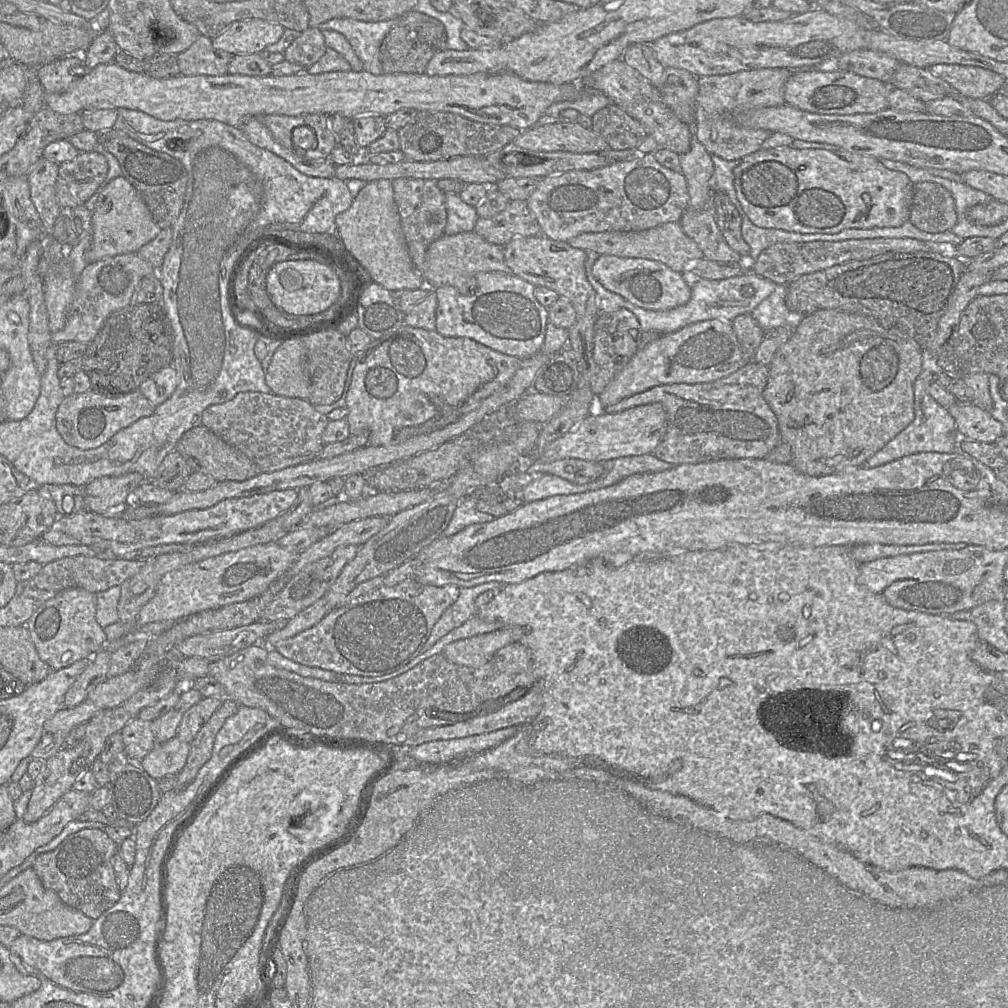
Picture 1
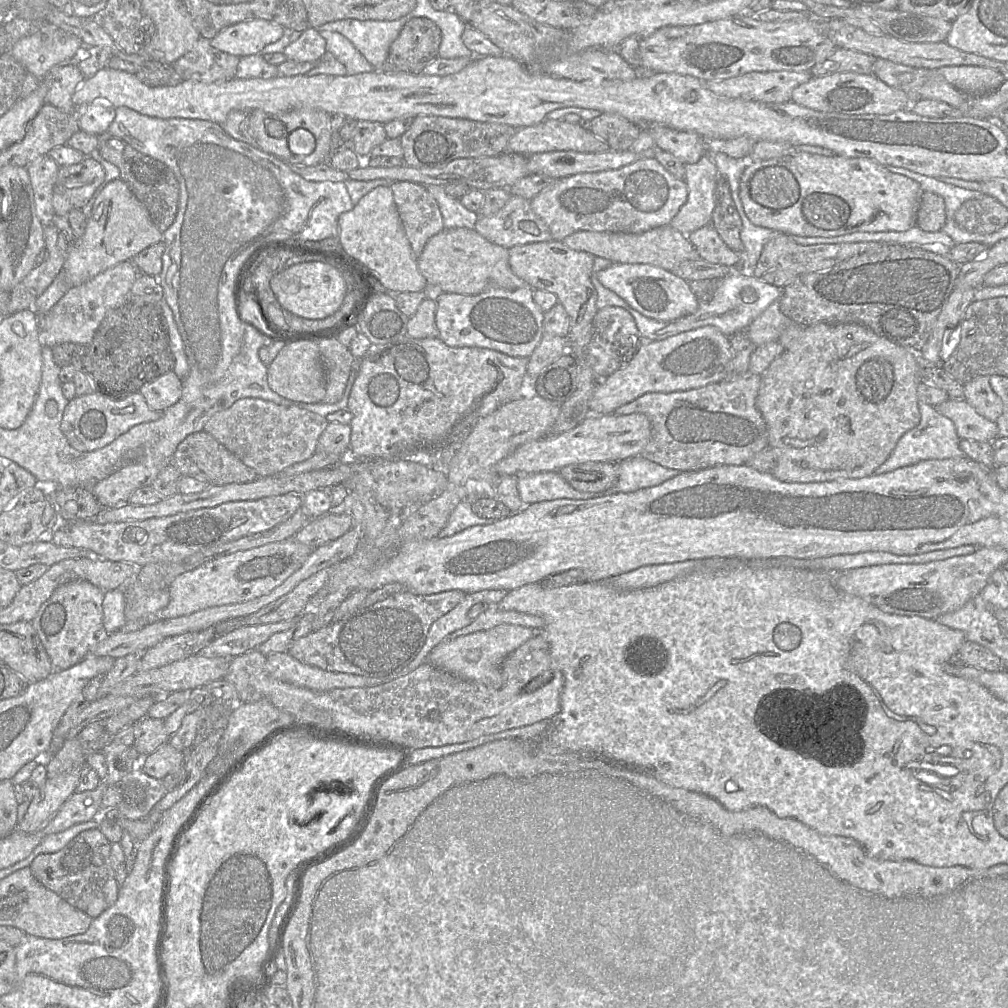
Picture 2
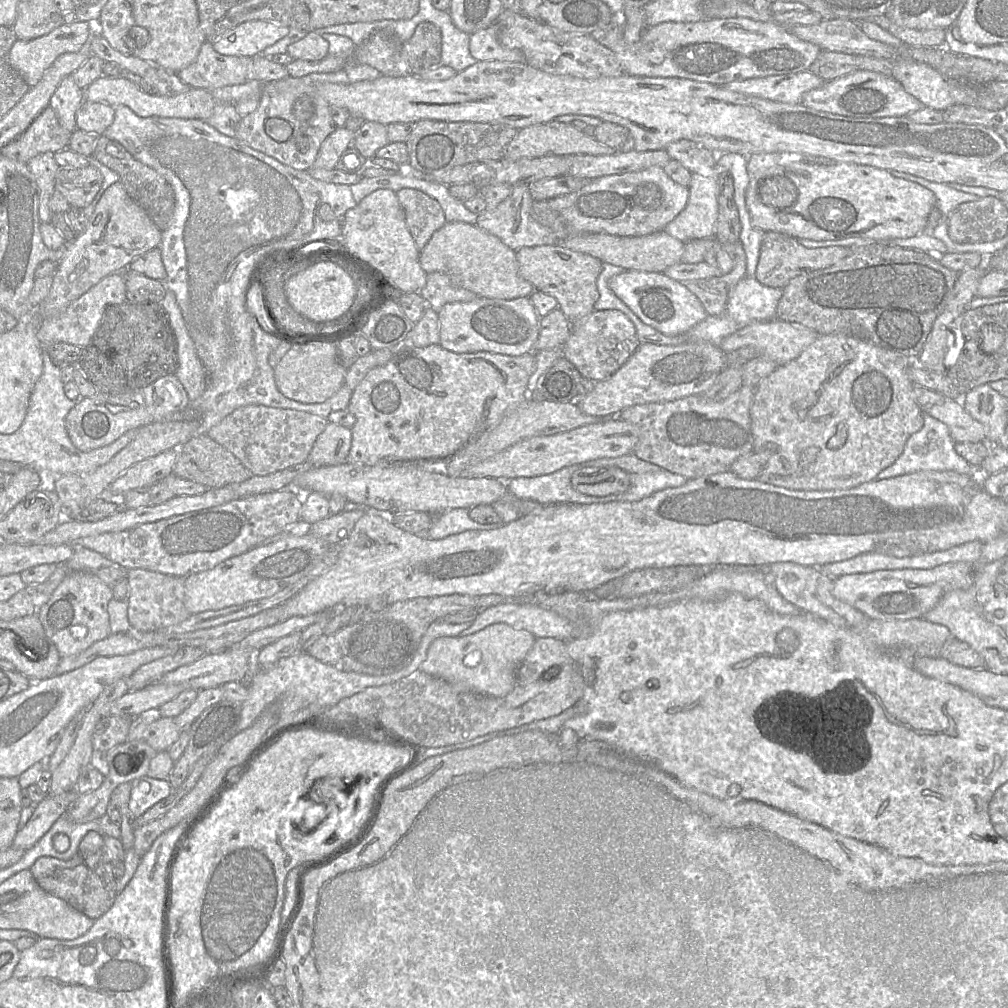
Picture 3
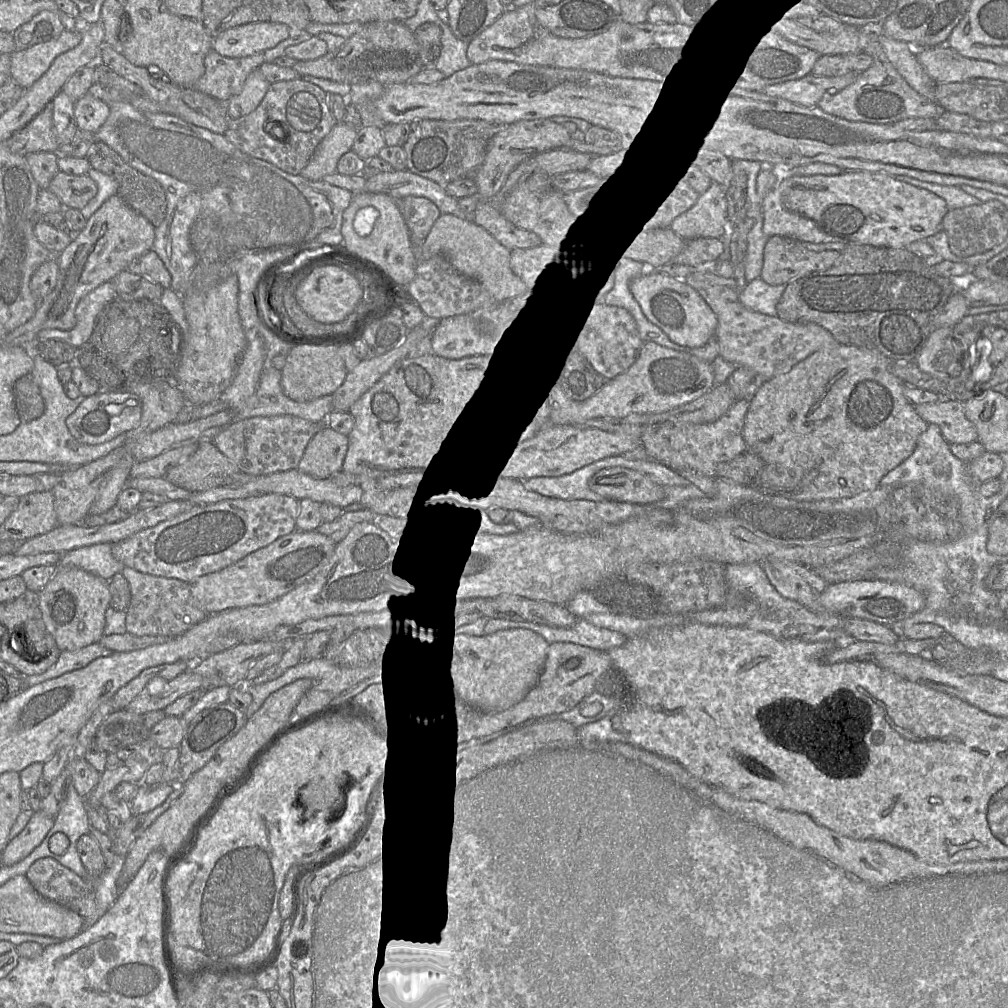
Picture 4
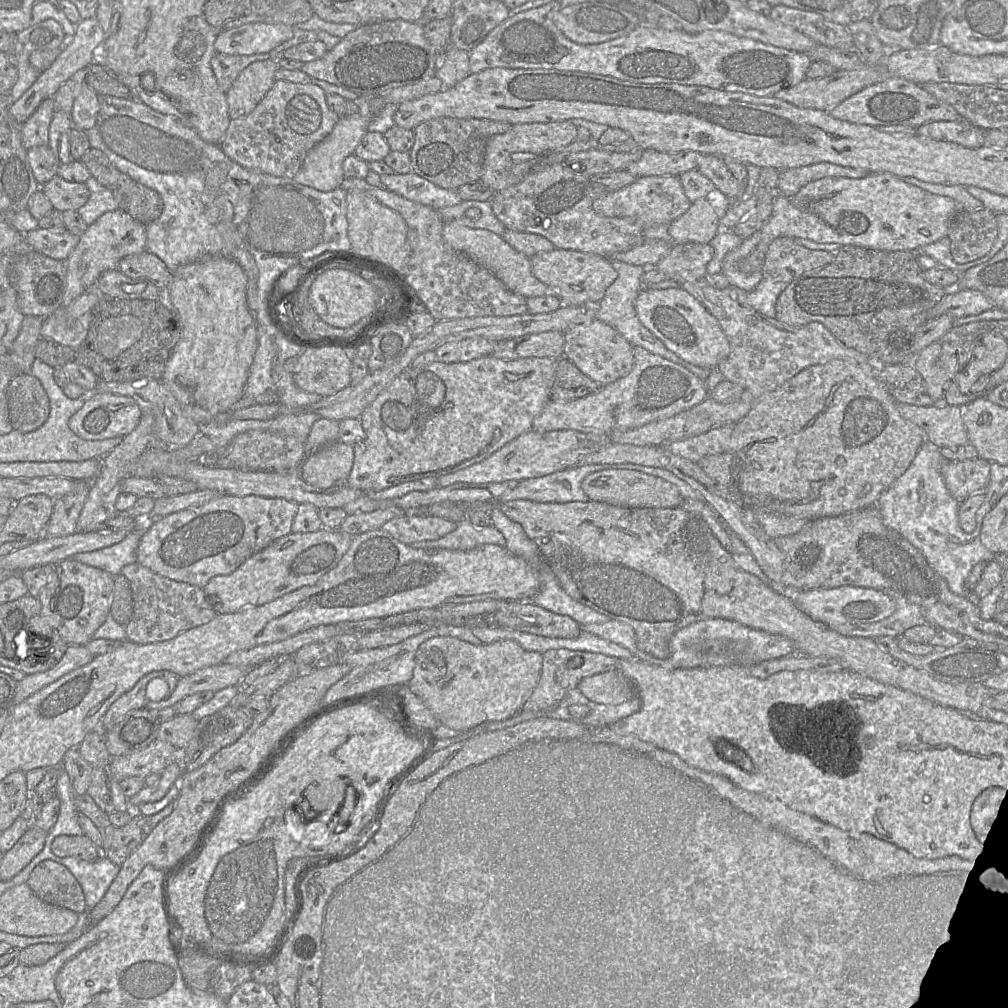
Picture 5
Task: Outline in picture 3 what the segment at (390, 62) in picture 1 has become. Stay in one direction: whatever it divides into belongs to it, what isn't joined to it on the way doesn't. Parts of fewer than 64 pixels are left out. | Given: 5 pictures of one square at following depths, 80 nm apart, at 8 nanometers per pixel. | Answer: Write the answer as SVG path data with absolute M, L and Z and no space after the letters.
M430 22L420 23L413 36L402 44L401 51L410 75L419 76L439 66L442 51L440 29Z

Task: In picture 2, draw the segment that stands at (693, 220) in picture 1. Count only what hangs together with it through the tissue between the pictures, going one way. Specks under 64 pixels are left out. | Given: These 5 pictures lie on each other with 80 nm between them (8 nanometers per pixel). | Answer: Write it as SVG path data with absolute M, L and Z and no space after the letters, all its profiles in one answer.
M711 223L691 232L687 236L694 245L698 258L713 264L726 265L730 268L739 268L741 266L742 255L730 249L724 243Z

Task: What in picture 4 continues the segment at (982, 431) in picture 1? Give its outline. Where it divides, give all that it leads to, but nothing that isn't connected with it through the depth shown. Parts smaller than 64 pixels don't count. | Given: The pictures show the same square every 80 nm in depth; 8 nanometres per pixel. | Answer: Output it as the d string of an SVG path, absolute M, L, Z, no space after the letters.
M940 399L936 403L915 405L916 413L927 423L936 424L949 444L978 441L975 425L964 414L963 403Z

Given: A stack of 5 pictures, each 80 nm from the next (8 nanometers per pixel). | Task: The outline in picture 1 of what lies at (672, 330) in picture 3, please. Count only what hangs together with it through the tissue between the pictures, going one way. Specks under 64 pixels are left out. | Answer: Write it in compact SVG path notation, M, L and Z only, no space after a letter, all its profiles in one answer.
M600 255L592 266L592 274L604 288L644 309L672 309L686 304L691 297L691 279L655 260Z

